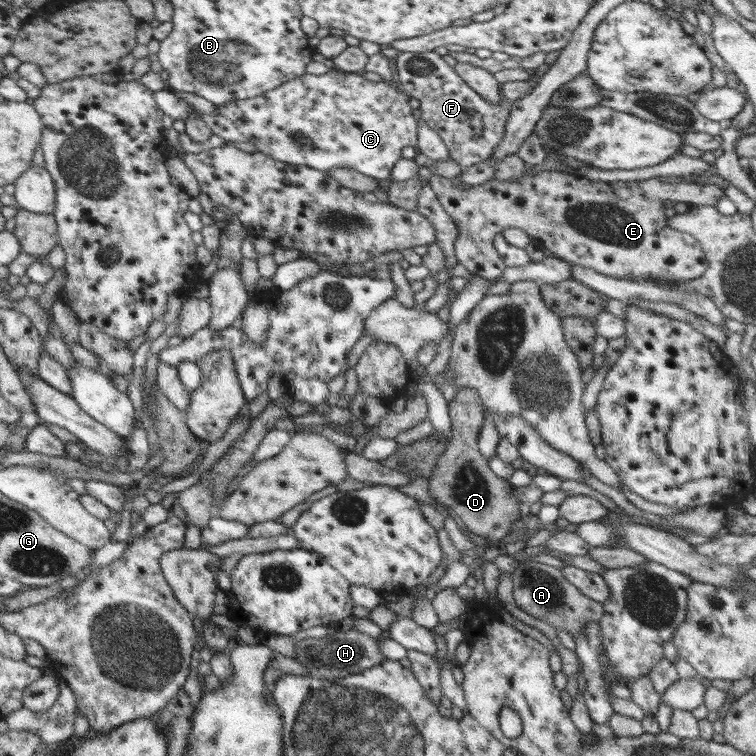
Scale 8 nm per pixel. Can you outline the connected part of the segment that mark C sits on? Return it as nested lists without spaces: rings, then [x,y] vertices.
[[[330,69],[327,74],[303,76],[284,82],[254,98],[234,99],[216,106],[212,113],[198,111],[199,118],[225,145],[252,142],[262,154],[296,166],[309,166],[327,173],[334,167],[358,170],[376,180],[391,180],[390,171],[402,157],[402,148],[417,146],[420,119],[410,107],[410,94],[390,80],[372,82],[361,74]]]

